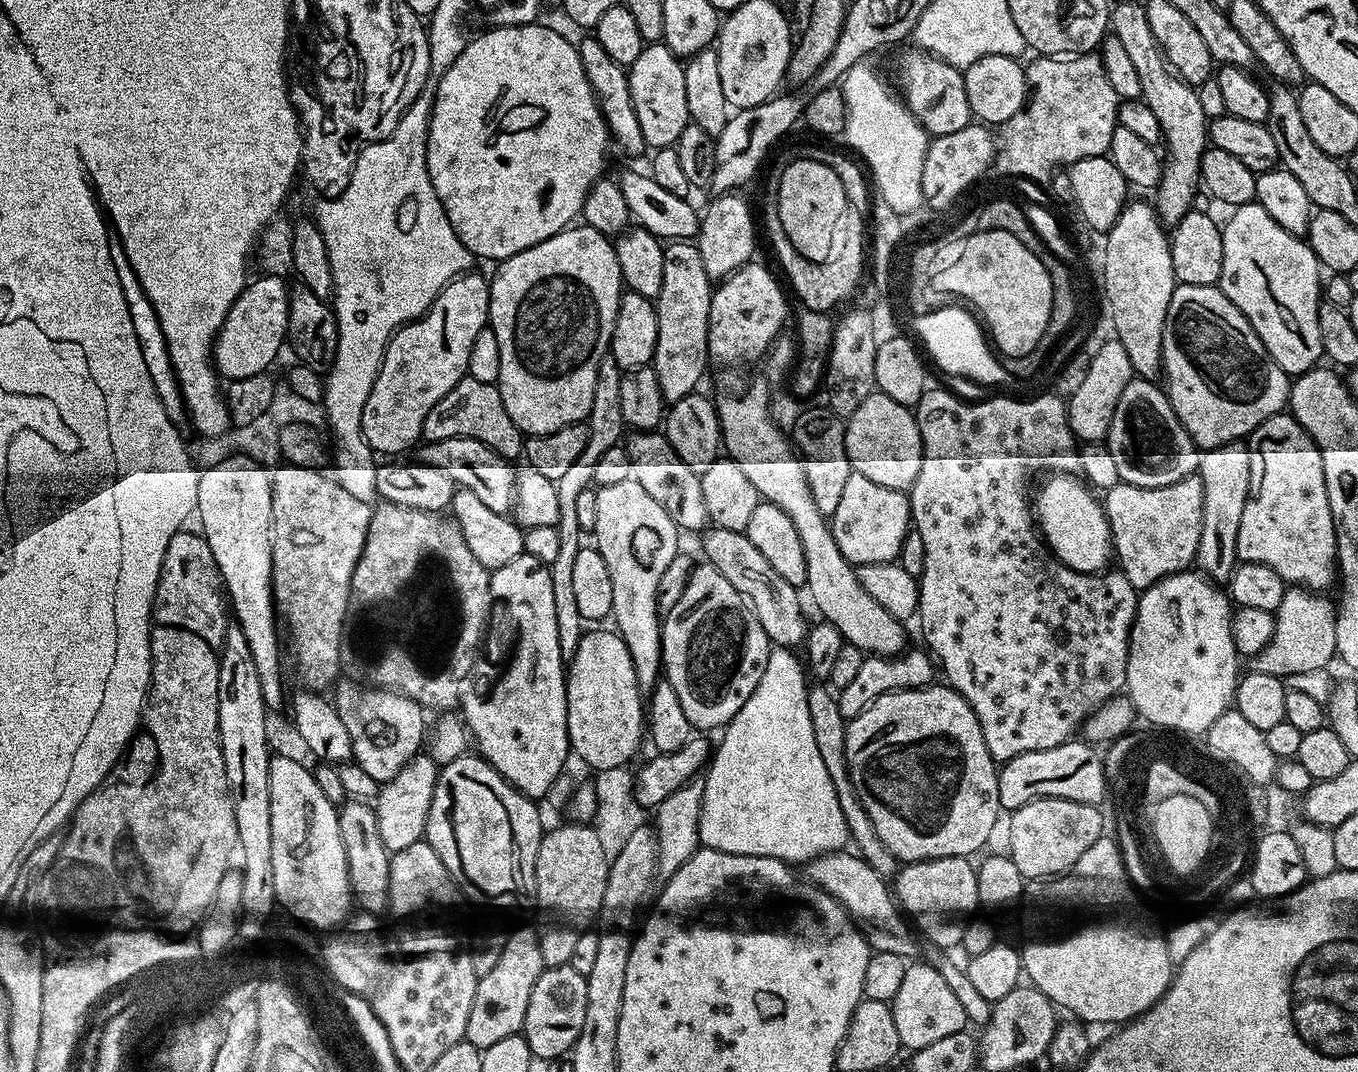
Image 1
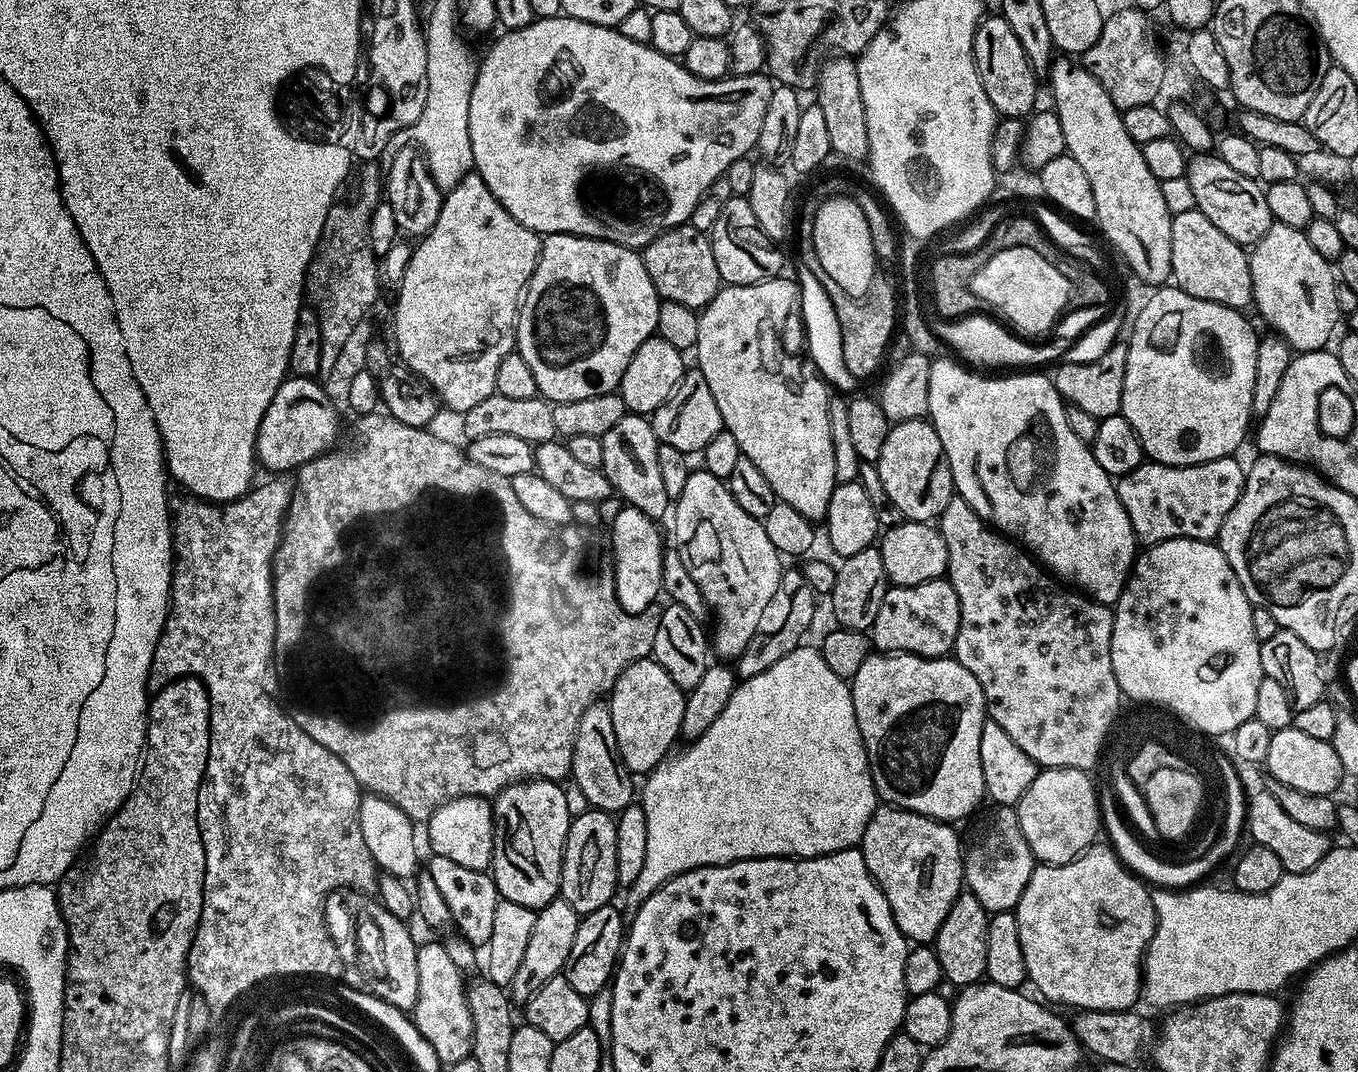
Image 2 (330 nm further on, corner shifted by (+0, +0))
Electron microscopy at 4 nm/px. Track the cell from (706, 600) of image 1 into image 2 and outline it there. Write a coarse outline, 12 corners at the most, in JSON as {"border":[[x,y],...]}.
{"border":[[670,532],[735,661],[778,589],[762,532]]}

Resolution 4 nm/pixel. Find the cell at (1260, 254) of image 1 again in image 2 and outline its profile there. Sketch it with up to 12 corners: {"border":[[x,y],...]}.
{"border":[[1274,222],[1251,249],[1254,308],[1297,353],[1342,320],[1333,265]]}

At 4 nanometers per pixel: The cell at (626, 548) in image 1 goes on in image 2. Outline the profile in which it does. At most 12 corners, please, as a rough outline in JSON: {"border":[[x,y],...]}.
{"border":[[644,414],[601,439],[602,471],[625,505],[670,508],[660,441]]}

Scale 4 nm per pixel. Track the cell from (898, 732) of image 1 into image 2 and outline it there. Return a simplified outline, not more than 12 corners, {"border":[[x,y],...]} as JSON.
{"border":[[870,654],[850,687],[877,797],[945,822],[986,796],[978,678]]}

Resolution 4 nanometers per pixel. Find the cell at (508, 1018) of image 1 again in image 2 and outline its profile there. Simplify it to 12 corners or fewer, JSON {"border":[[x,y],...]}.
{"border":[[554,899],[534,918],[513,1005],[563,973],[582,917]]}

